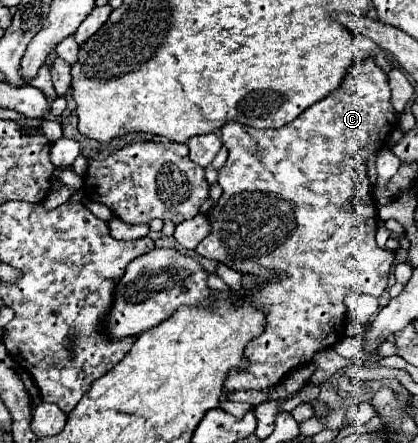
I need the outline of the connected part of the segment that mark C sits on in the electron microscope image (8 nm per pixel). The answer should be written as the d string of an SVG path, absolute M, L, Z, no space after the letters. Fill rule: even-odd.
M362 59L362 61L358 61L358 63L356 63L356 65L354 65L354 67L352 67L352 71L350 71L350 73L348 73L348 77L346 77L346 81L344 81L344 83L342 83L342 85L340 85L340 87L338 87L338 89L336 89L336 91L334 91L334 93L330 93L330 95L328 95L328 97L326 97L326 99L322 99L322 101L318 101L318 103L316 103L316 105L312 105L312 107L308 107L308 109L306 109L306 111L304 111L304 113L302 113L302 115L300 115L300 117L296 117L296 119L294 119L294 121L292 121L292 123L288 123L288 125L284 125L284 127L280 127L280 129L254 129L254 127L244 127L244 125L238 125L238 123L226 123L226 127L222 127L222 129L220 129L220 133L222 133L222 143L224 143L224 147L226 147L226 149L228 149L228 161L226 161L226 163L224 163L224 167L222 167L222 169L220 169L220 179L218 179L218 183L220 183L220 187L222 187L222 197L220 197L220 199L218 199L218 205L216 205L216 207L214 207L214 211L210 211L210 223L212 223L212 233L210 233L210 235L208 235L208 237L206 237L206 239L204 239L204 241L200 241L200 243L198 243L198 247L196 247L196 253L198 253L198 255L202 255L202 257L208 257L208 259L214 259L214 261L220 261L220 263L224 263L224 265L228 265L228 267L232 267L232 269L236 269L236 271L240 271L240 273L254 273L254 275L258 275L258 277L264 277L264 279L270 279L270 283L266 283L266 285L264 285L264 287L262 287L262 289L260 289L260 291L254 291L254 293L252 293L252 295L254 295L254 299L256 299L256 305L260 305L260 307L264 307L264 309L266 309L266 311L268 311L268 319L266 319L266 329L264 329L264 333L262 333L262 335L260 335L260 337L256 337L256 339L254 339L254 341L250 341L250 345L248 345L248 347L246 347L246 351L244 351L244 353L246 353L246 357L248 357L248 363L250 363L250 367L248 367L248 369L246 369L246 371L232 371L232 373L230 373L230 375L228 375L228 379L226 379L226 391L228 391L228 393L234 393L234 391L240 391L240 389L244 389L244 391L266 391L266 389L268 389L268 387L276 387L276 385L278 385L278 383L282 383L282 381L284 381L284 379L286 379L286 375L290 375L290 373L292 373L292 371L294 371L294 369L298 369L298 367L302 367L302 365L308 365L308 363L310 363L310 361L312 361L312 357L314 357L314 353L316 353L316 351L320 351L320 349L328 349L328 347L334 347L334 345L336 345L336 341L340 341L340 339L342 339L342 337L344 337L344 335L346 335L346 327L344 327L344 321L346 321L346 305L344 305L344 299L346 299L346 297L348 297L348 295L350 295L350 293L354 293L354 291L358 291L358 293L370 293L370 295L380 295L380 293L382 293L382 291L384 291L384 289L386 289L386 285L388 285L388 281L386 281L386 277L384 277L384 275L388 275L388 271L390 271L390 267L392 267L392 263L394 263L394 255L392 255L392 253L390 253L390 251L384 251L384 249L380 249L380 247L378 247L378 243L376 243L376 229L378 229L378 227L376 227L376 225L368 225L368 223L376 223L376 203L372 203L372 183L370 183L370 179L368 179L368 175L366 175L366 163L364 163L364 161L366 161L366 159L368 159L368 155L376 155L376 151L378 151L378 149L380 149L380 147L382 147L382 143L386 143L386 137L388 137L388 133L390 133L390 131L392 131L392 123L390 123L390 119L394 119L394 121L396 121L396 117L394 117L394 115L398 115L398 113L396 113L396 111L394 111L394 107L392 107L392 103L390 103L390 87L388 87L388 77L386 77L386 75L384 75L384 71L382 71L382 69L380 69L380 67L378 67L378 65L376 65L376 63L374 63L374 61L372 61L372 59ZM350 155L364 155L364 161L362 161L362 157L360 157L360 165L358 165L358 163L356 163L356 159L354 159L354 157L350 157ZM340 163L344 163L344 165L348 165L348 169L346 169L346 171L342 171L342 173L340 173L340 171L338 171L338 165L340 165Z

